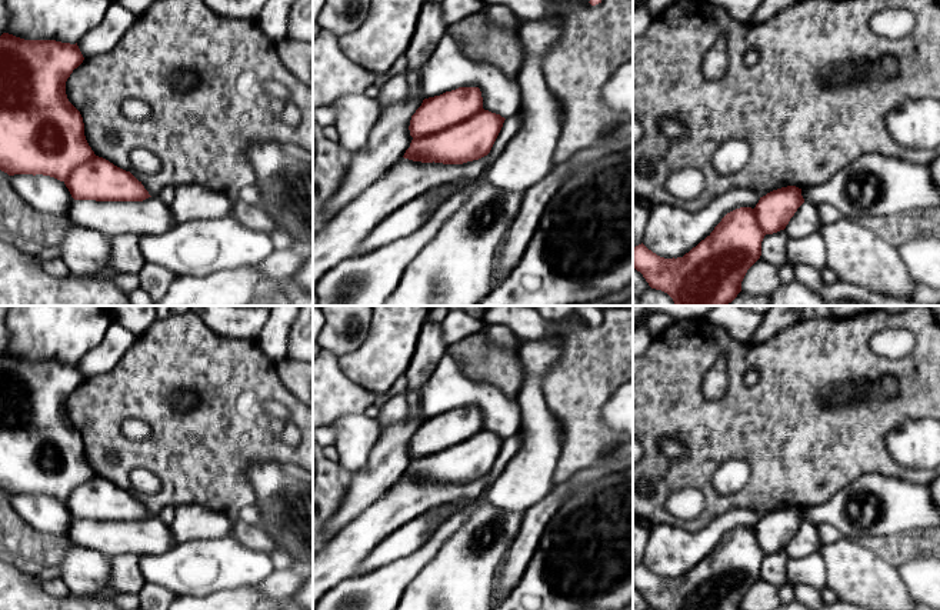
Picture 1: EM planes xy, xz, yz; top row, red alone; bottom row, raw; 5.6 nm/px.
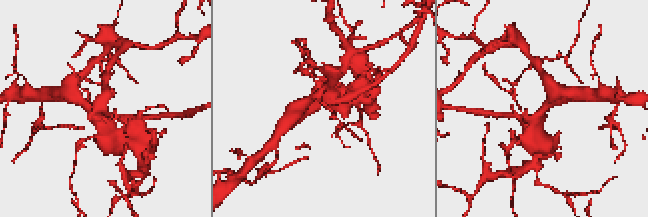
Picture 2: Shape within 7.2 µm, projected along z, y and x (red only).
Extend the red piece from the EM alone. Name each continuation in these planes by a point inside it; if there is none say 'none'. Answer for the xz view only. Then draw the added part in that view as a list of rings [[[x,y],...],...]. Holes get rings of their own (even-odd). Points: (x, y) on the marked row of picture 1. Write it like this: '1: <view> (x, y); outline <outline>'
none

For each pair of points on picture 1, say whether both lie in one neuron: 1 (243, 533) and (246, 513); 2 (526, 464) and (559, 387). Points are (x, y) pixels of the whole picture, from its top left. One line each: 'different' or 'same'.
1: different
2: different

